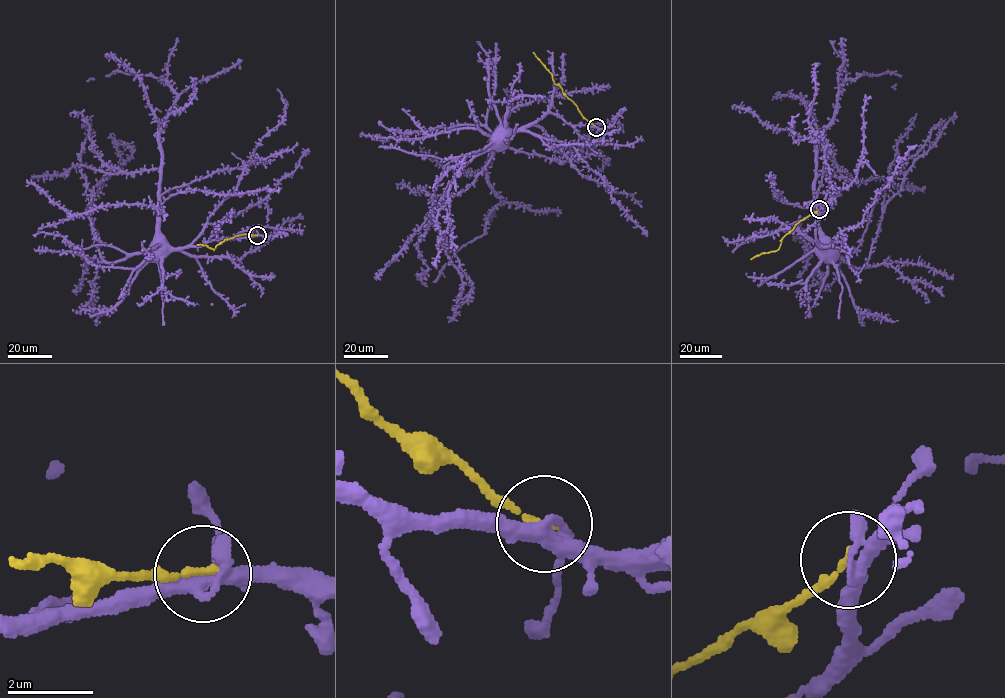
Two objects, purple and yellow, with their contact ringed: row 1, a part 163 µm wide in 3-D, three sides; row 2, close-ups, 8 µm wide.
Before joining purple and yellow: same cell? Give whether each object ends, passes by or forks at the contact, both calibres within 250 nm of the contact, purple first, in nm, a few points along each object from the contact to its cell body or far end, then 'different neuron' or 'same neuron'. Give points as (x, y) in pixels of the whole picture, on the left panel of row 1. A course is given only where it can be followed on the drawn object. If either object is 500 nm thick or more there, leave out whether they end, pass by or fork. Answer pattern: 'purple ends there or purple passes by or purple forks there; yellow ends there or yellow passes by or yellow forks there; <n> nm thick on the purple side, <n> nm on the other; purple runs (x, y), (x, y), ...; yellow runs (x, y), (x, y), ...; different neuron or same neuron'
purple forks there; yellow ends there; 320 nm thick on the purple side, 150 nm on the other; purple runs (257, 235), (225, 237), (177, 248), (158, 245), (156, 239), (161, 239); yellow runs (257, 235), (227, 238), (214, 249), (197, 245); different neuron

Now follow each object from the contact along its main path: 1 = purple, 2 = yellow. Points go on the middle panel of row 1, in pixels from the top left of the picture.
1: (597, 127), (570, 125), (557, 115), (548, 113), (511, 133), (500, 132), (498, 142), (503, 137)
2: (597, 127), (587, 122), (555, 84), (552, 74), (533, 52)

